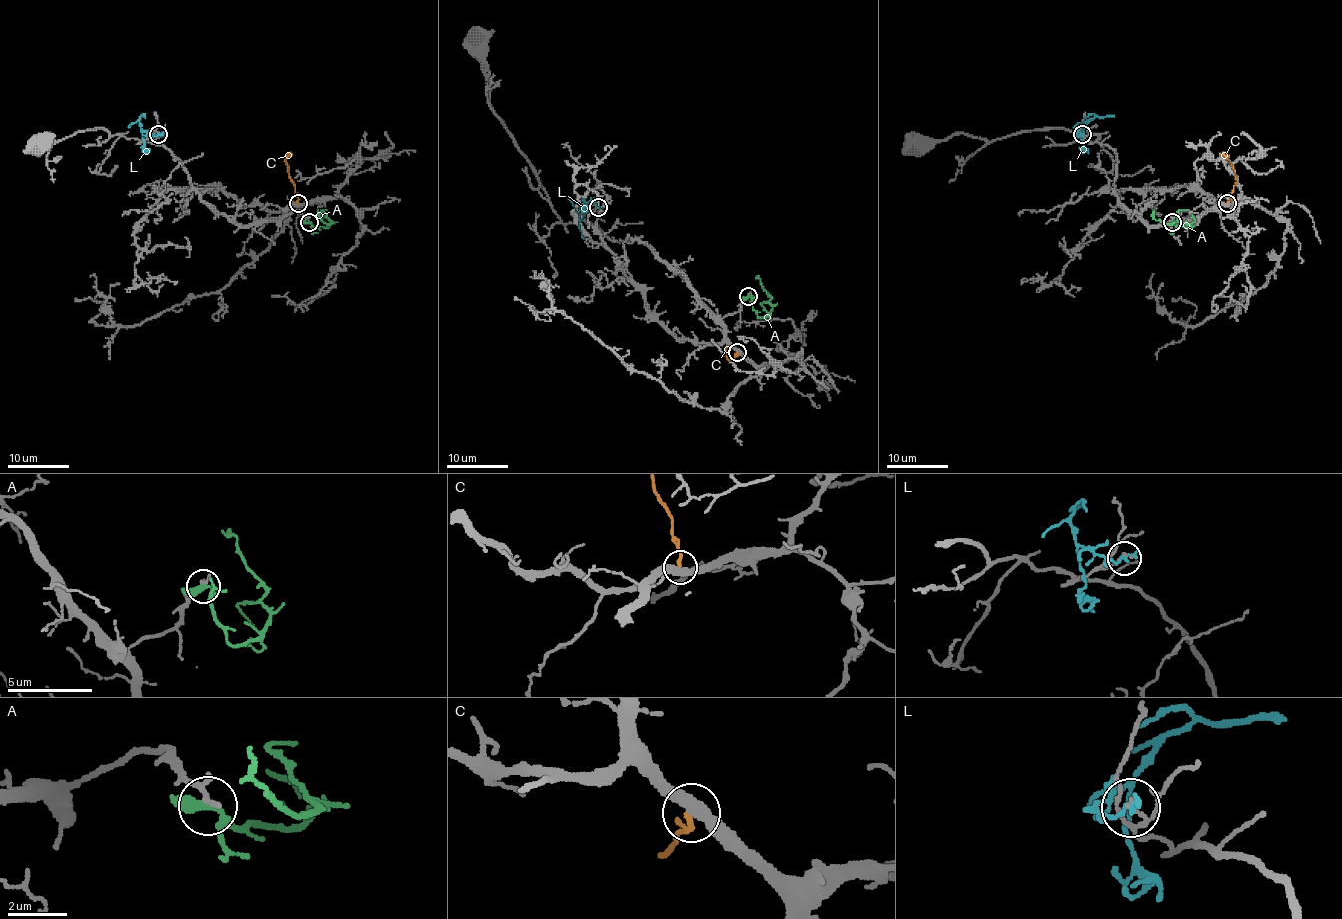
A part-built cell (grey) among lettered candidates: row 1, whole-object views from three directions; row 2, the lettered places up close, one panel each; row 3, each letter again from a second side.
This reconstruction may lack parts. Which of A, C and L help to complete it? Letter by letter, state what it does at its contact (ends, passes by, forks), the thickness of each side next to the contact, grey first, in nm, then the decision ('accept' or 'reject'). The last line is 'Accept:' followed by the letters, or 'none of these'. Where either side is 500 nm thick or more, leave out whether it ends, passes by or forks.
A: it passes by; 150 nm thick on the grey side, 320 nm on the other; reject
C: it ends there; 420 nm thick on the grey side, 190 nm on the other; reject
L: it ends there; 140 nm thick on the grey side, 190 nm on the other; reject
Accept: none of these

